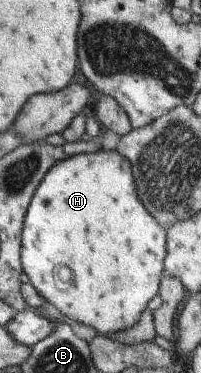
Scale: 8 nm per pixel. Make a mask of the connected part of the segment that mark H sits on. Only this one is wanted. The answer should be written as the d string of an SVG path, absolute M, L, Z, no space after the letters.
M118 150L97 151L96 153L87 153L70 157L60 161L46 175L41 186L34 194L33 200L29 205L29 212L25 219L25 228L23 229L23 238L21 245L22 263L24 273L29 278L29 282L36 287L36 291L53 305L60 309L68 319L82 325L91 325L98 334L112 338L118 333L129 332L140 323L142 314L148 310L148 303L155 295L161 291L162 281L165 276L165 259L167 256L167 244L169 233L167 228L157 220L157 217L150 213L149 209L144 207L144 203L138 197L138 188L136 178L134 177L133 165Z

